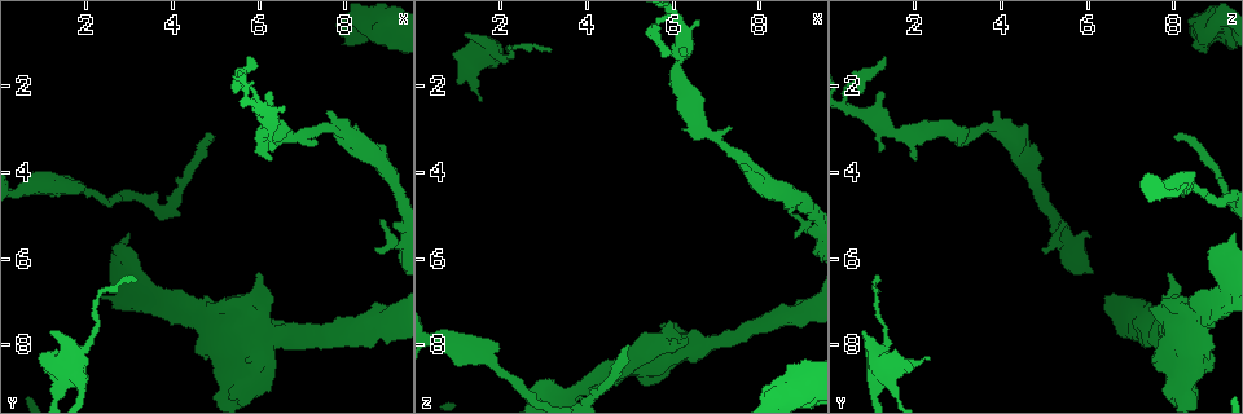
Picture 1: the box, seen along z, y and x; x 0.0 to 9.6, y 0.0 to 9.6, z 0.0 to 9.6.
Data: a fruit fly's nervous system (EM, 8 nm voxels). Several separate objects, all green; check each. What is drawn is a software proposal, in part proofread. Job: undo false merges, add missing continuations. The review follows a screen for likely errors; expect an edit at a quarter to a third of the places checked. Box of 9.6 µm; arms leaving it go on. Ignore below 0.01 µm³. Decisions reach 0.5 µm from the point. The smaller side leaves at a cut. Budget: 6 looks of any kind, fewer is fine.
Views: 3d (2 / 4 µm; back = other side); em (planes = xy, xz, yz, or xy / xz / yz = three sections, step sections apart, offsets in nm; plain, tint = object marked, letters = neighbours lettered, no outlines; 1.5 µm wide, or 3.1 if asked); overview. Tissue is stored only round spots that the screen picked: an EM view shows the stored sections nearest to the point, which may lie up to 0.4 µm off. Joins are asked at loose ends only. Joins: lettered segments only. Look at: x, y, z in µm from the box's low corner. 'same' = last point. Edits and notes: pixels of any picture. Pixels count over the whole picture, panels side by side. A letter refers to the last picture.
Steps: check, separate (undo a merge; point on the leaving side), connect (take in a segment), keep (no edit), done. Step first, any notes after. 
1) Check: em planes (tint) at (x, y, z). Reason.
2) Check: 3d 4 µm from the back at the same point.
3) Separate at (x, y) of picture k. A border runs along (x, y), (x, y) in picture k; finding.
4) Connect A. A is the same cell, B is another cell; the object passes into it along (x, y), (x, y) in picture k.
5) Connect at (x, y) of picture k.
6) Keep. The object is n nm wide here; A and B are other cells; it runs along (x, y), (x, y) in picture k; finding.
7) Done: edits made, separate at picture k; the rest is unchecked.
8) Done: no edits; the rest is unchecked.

Check: 3d 2 µm at (1.75, 4.30, 8.35). Thick turns thin.

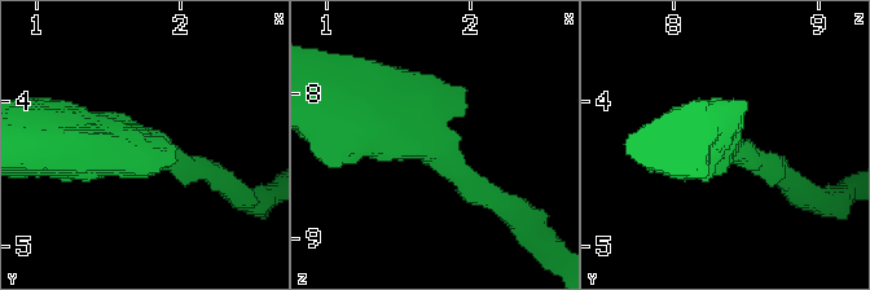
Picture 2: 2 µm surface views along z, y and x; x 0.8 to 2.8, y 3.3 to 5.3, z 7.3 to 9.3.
Check: em planes (tint) at (1.76, 4.30, 8.38). The arms are 180, 440 nm wide.

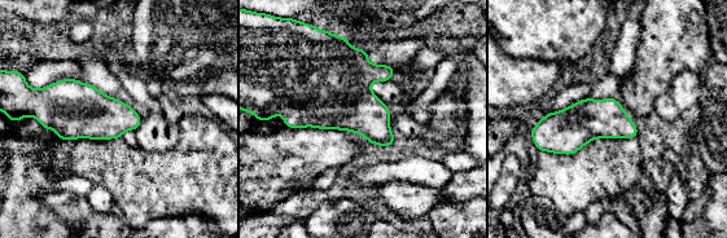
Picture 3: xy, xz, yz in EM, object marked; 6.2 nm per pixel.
Check: em planes (letters) at the same point.

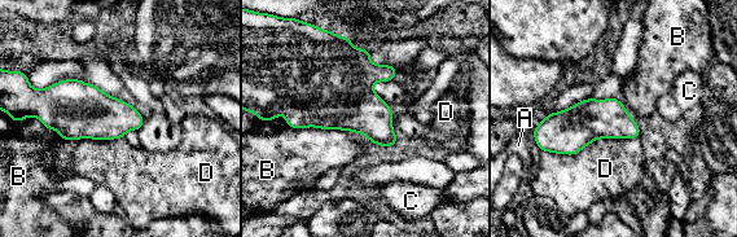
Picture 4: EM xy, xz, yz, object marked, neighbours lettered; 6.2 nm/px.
Keep. A, B, C and D are other cells; a border runs along (286, 124), (346, 131) in picture 4; one neuron here.

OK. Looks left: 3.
Check: em yz step 8 (letters) at (6.25, 3.75, 2.00). An open end.

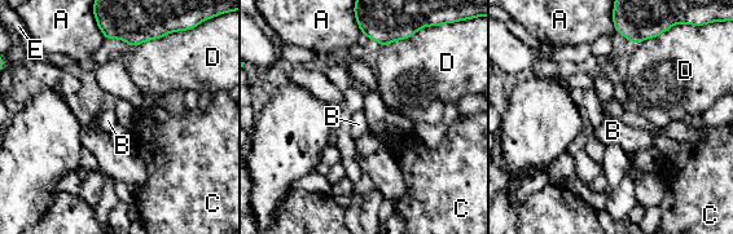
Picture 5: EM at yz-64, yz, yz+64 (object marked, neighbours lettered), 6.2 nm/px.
Check: em planes (letters) at the same point. Cut it another way.

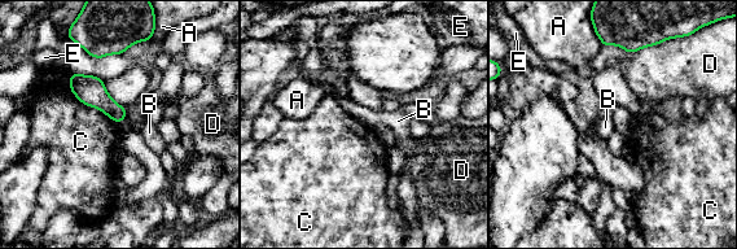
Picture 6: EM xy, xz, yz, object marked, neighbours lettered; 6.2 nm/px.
Keep. The longest contact is with C, 420 nm; A, B, C, D and E are other cells; a border runs along (71, 73), (70, 91), (117, 123) in picture 6; no lettered segment goes on from it.

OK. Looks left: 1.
Done: no edits; the rest is unchecked.

